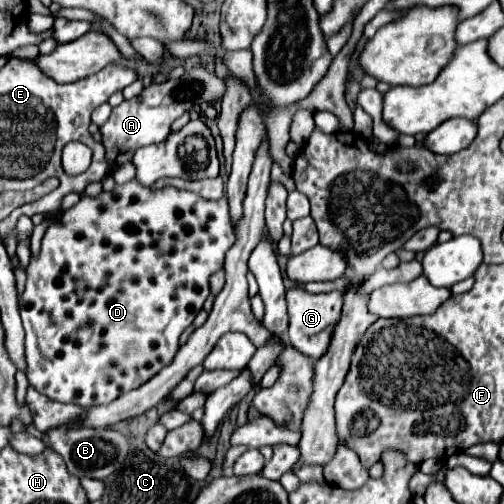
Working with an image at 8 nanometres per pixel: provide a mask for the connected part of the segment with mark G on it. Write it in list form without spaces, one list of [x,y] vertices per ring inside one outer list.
[[[294,287],[286,293],[286,301],[288,301],[288,317],[290,317],[288,339],[290,339],[292,347],[306,357],[320,359],[328,351],[332,331],[334,331],[336,323],[340,321],[342,293],[340,291],[330,291],[330,293],[312,295],[312,293],[304,291],[302,287]]]

